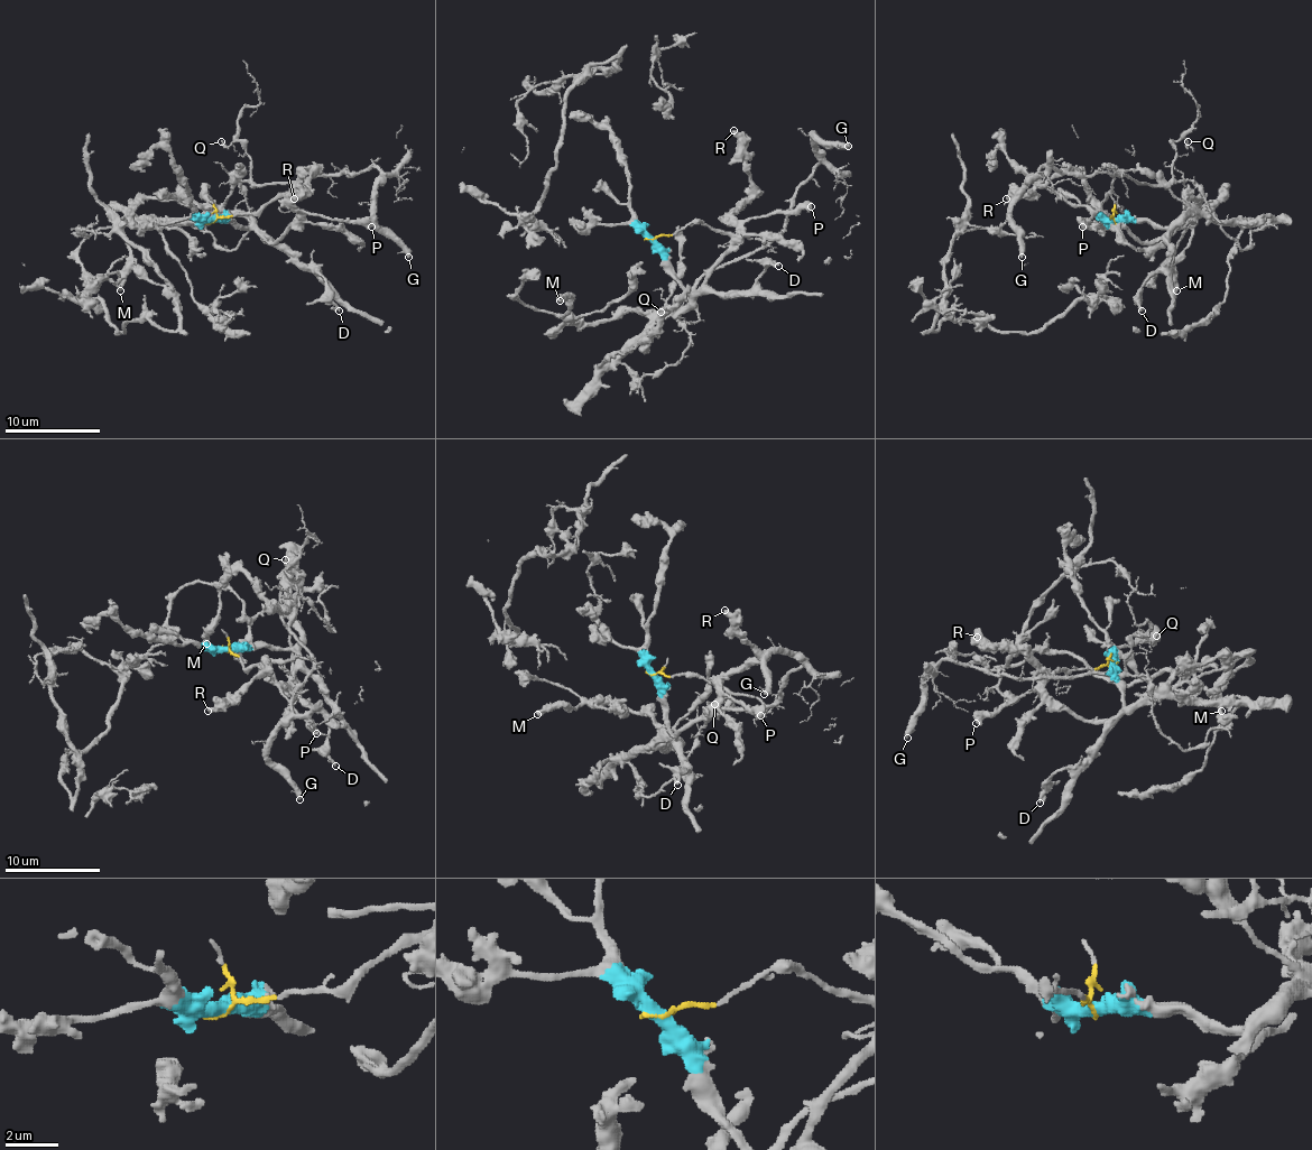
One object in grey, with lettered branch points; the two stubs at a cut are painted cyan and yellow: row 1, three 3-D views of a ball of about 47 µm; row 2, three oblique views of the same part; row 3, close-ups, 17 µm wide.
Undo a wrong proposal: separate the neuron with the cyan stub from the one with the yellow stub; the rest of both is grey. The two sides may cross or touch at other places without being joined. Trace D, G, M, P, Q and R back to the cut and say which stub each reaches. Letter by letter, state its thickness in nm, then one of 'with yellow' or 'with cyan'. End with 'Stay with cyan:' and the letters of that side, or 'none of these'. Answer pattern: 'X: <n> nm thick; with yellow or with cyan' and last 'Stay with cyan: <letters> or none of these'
D: 280 nm thick; with cyan
G: 300 nm thick; with yellow
M: 380 nm thick; with cyan
P: 400 nm thick; with cyan
Q: 200 nm thick; with yellow
R: 400 nm thick; with cyan
Stay with cyan: D, M, P, R

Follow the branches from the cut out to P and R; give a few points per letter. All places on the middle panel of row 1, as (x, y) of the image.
P: (649, 240), (662, 263), (694, 291), (747, 221), (812, 206)
R: (649, 240), (662, 263), (694, 291), (730, 242), (732, 215), (751, 194), (740, 139), (732, 130)

